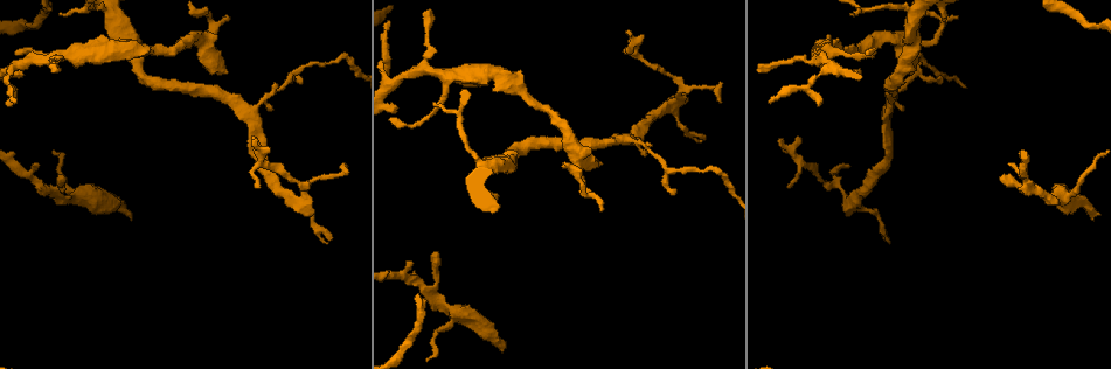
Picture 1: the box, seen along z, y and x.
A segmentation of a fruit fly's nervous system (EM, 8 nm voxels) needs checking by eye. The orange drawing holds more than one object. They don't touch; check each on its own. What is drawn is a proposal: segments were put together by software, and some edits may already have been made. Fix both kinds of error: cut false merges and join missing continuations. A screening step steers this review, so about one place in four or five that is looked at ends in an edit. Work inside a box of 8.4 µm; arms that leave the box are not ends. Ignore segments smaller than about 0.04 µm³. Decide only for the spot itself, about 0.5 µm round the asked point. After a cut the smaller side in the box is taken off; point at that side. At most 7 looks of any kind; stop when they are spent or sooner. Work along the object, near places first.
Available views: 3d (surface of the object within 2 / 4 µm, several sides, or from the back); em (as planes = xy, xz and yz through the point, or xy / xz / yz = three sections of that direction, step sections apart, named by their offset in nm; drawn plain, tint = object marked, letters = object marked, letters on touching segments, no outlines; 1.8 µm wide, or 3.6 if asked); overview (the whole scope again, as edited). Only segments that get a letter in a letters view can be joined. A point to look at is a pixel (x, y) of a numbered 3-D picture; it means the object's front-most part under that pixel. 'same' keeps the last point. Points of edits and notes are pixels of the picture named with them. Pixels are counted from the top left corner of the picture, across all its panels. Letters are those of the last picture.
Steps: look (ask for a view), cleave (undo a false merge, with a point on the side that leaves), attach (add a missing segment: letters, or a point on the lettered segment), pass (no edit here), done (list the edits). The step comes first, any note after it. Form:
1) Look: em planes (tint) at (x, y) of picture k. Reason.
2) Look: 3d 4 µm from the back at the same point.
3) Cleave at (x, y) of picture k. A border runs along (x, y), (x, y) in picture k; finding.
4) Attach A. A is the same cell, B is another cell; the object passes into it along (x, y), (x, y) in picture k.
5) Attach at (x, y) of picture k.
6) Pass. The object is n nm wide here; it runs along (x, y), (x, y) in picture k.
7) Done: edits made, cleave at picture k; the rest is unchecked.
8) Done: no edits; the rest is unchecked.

Look: em planes (letters) at (504, 344) of picture 1.

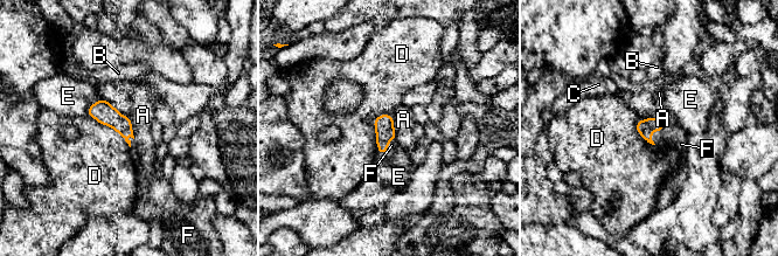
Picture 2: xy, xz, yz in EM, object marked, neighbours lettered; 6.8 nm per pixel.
Attach F. The longest contact is with D, 300 nm; F is the same cell, A, B, C, D and E are other cells; it goes on there.

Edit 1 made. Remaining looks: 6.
Look: overview.

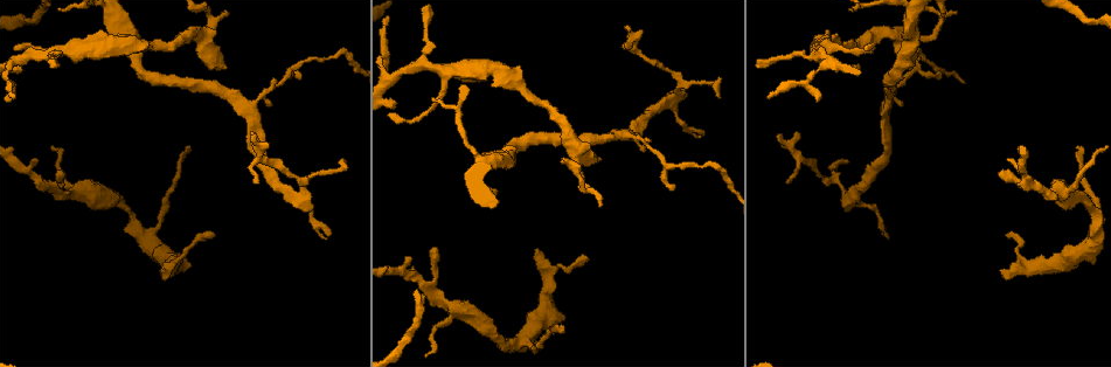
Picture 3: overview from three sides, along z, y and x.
Look: 3d 4 µm at (1001, 272) of picture 3. An open end.

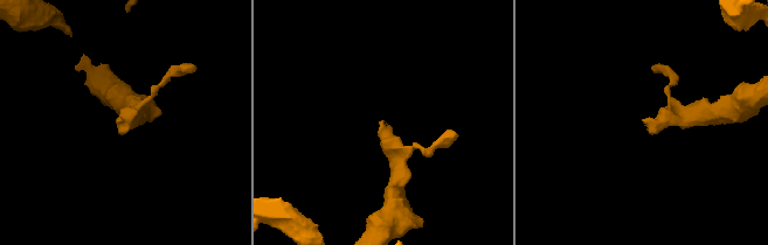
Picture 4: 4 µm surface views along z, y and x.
Look: em xz step 8 (letters) at (119, 122) of picture 4.

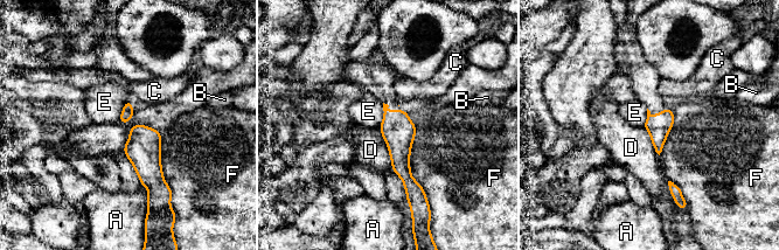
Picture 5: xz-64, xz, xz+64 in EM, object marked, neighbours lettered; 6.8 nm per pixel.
Pass. The object is 160 nm wide here; A, B, C, D, E and F are other cells; no lettered segment goes on from it.

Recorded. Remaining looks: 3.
Look: 3d 4 µm at (436, 249) of picture 3. An open end.

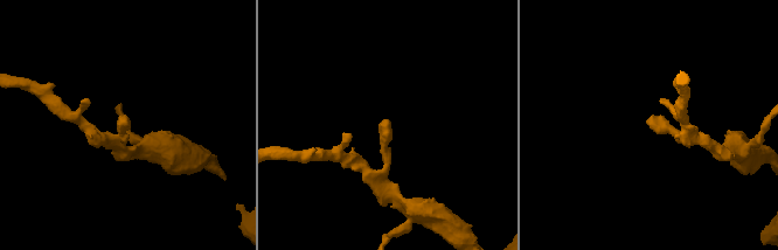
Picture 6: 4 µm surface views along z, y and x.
Look: em planes (plain) at (126, 122) of picture 6.

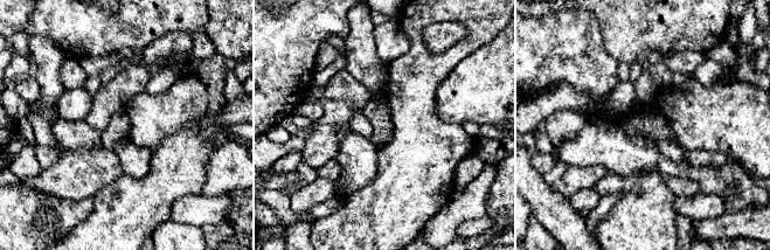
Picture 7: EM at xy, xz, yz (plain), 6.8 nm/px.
Look: em planes (letters) at the same point.

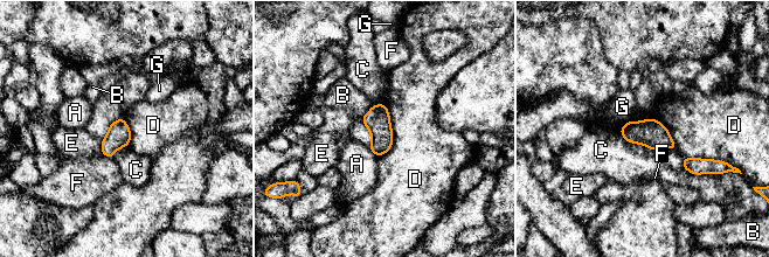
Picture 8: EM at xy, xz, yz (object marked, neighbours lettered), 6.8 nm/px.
Pass. The object is 170 nm wide here; A, B, C, D, E, F and G are other cells; a border runs along (630, 120), (657, 119), (676, 150) in picture 8; none of them fits.

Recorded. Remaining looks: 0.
Done: edits made, attach at picture 2; the rest is unchecked.

